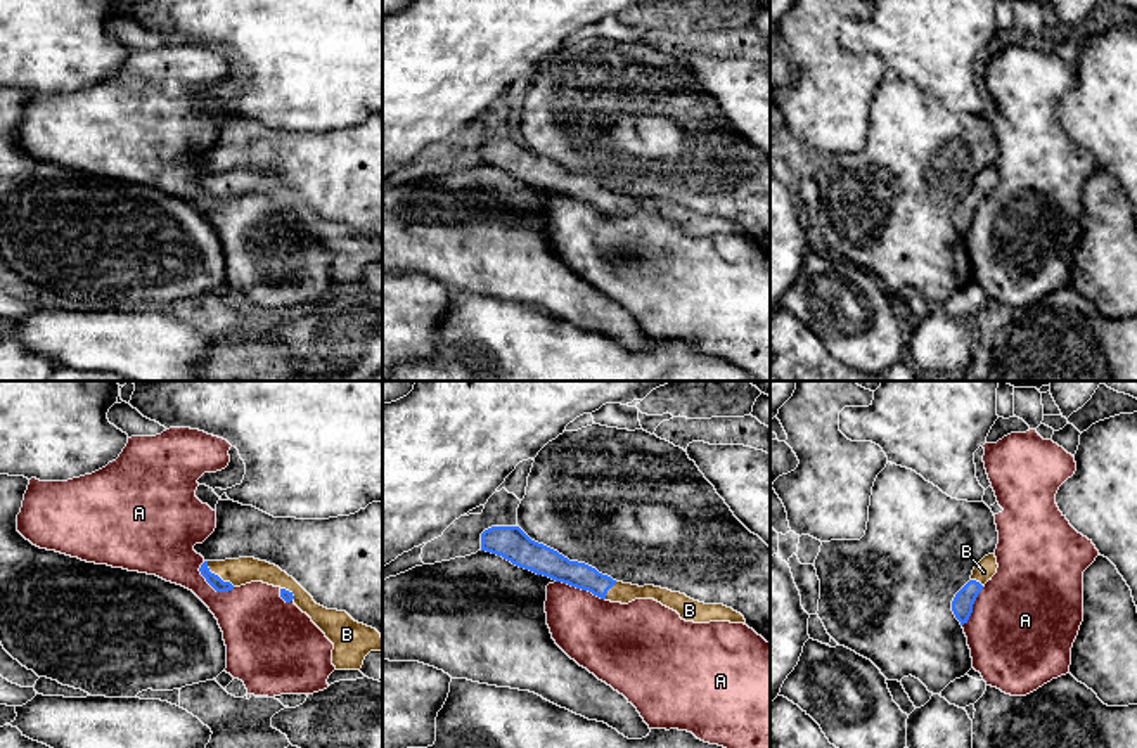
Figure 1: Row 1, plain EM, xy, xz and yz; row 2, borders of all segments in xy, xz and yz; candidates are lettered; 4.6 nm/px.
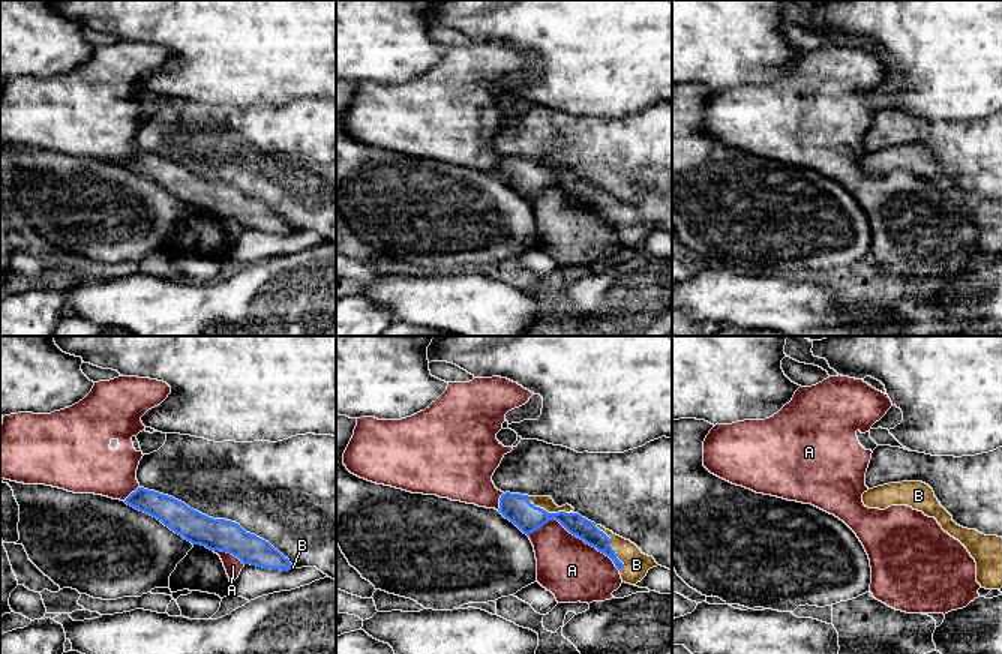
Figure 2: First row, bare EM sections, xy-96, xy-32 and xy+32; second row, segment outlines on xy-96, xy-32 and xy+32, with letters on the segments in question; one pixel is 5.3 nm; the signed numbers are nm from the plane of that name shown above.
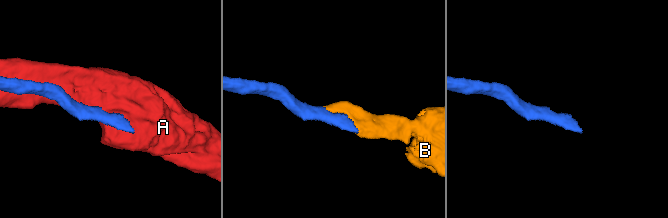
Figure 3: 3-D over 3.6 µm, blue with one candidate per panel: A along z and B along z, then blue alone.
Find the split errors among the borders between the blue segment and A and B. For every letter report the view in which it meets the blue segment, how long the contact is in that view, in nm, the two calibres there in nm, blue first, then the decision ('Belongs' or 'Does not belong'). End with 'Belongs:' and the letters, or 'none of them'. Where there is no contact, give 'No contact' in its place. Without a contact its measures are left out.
A: Touches blue in xz. Shared border 240 nm. Thickness 140 nm (blue) against 340 nm. Does not belong
B: Touches blue in xy. Shared border 180 nm. Thickness 60 nm (blue) against 130 nm. Belongs
Belongs: B

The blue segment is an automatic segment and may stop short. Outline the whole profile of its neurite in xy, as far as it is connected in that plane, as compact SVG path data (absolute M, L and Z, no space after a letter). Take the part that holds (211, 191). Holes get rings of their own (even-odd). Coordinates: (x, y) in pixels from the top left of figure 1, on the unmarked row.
M254 170L204 173L201 187L216 204L228 204L251 194L263 194L280 201L286 215L294 215L334 256L332 277L336 282L360 282L370 263L382 263L382 248L355 234L346 223L327 222L279 178Z

